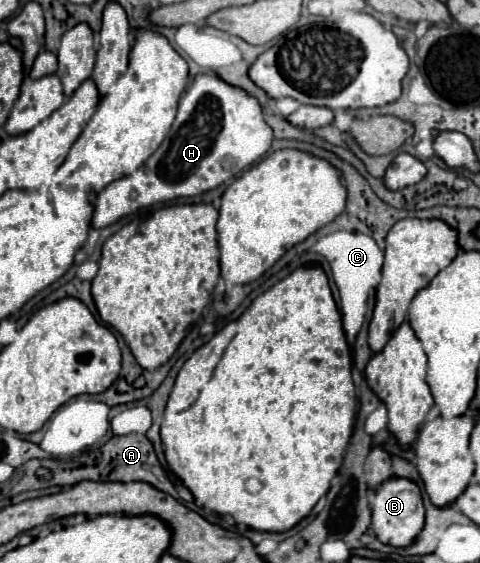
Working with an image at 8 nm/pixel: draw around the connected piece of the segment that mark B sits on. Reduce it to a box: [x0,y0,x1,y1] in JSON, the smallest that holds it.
[371,477,425,547]

